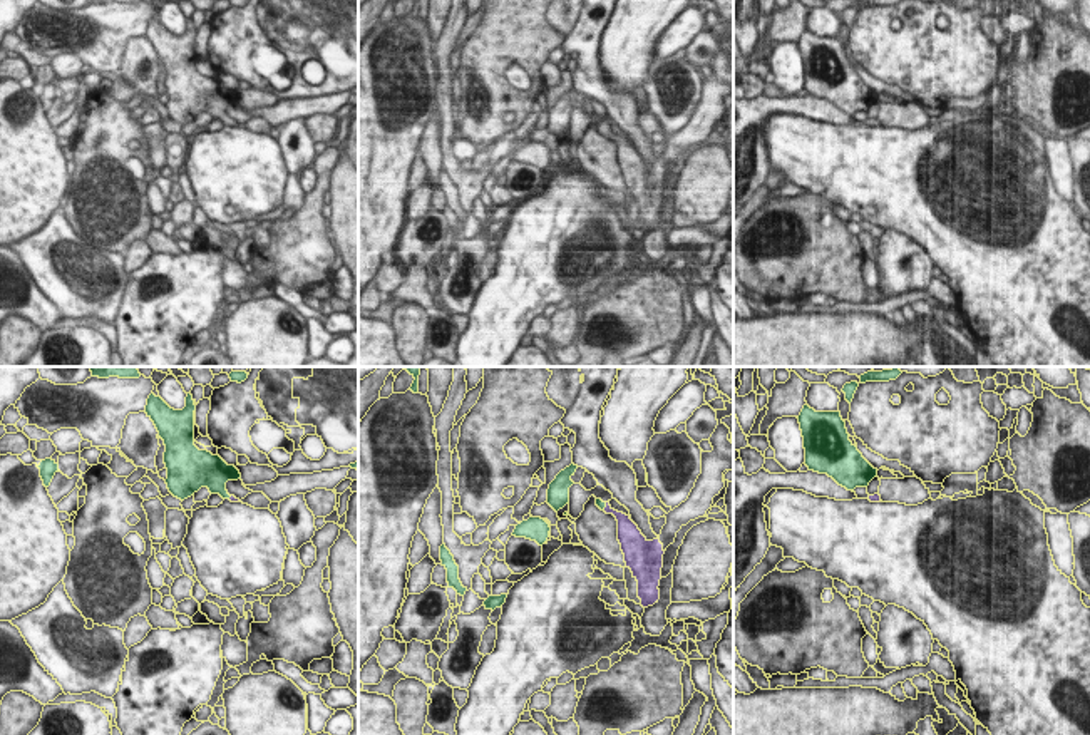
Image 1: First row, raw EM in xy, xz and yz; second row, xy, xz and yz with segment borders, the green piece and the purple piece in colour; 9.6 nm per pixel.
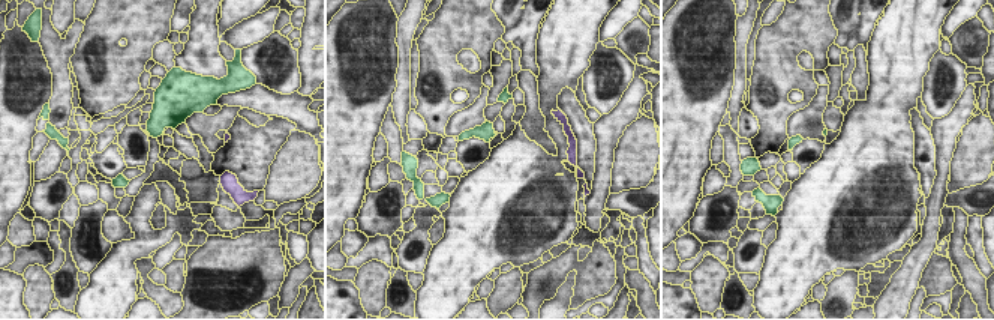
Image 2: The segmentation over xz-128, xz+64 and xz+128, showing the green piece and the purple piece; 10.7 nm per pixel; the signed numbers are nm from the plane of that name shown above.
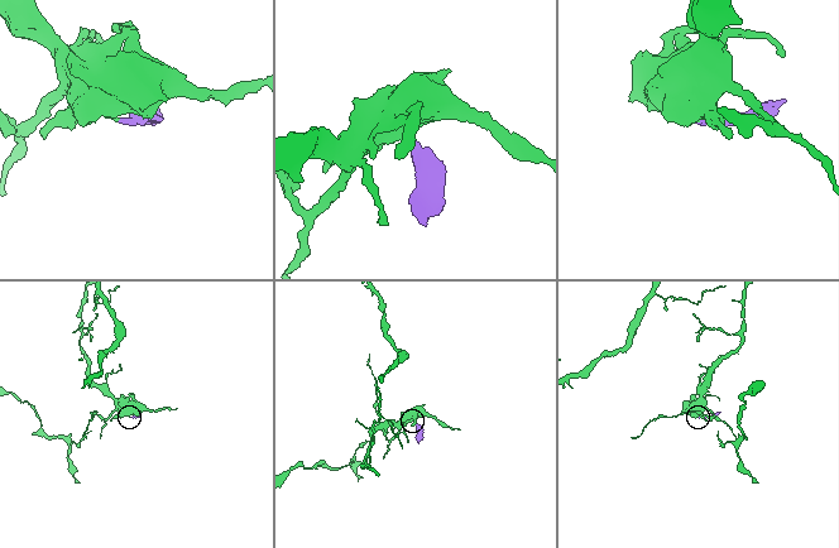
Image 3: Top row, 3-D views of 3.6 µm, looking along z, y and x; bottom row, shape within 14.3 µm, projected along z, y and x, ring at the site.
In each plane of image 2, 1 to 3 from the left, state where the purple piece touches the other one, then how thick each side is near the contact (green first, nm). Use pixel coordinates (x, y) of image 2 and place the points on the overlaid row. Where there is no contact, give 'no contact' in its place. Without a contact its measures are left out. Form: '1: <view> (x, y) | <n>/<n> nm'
1: no contact
2: no contact
3: no contact

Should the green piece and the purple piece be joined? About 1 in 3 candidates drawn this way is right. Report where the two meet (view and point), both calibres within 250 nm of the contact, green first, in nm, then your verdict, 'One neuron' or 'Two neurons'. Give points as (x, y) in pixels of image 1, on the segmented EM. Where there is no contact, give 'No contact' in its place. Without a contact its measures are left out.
Touches green at xz (605, 506). Thickness 70 nm (green) against 140 nm. One neuron

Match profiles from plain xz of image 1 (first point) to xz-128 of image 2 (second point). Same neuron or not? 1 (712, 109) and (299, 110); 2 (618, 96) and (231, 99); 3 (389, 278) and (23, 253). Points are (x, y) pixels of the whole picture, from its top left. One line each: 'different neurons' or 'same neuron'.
1: different neurons
2: different neurons
3: different neurons

